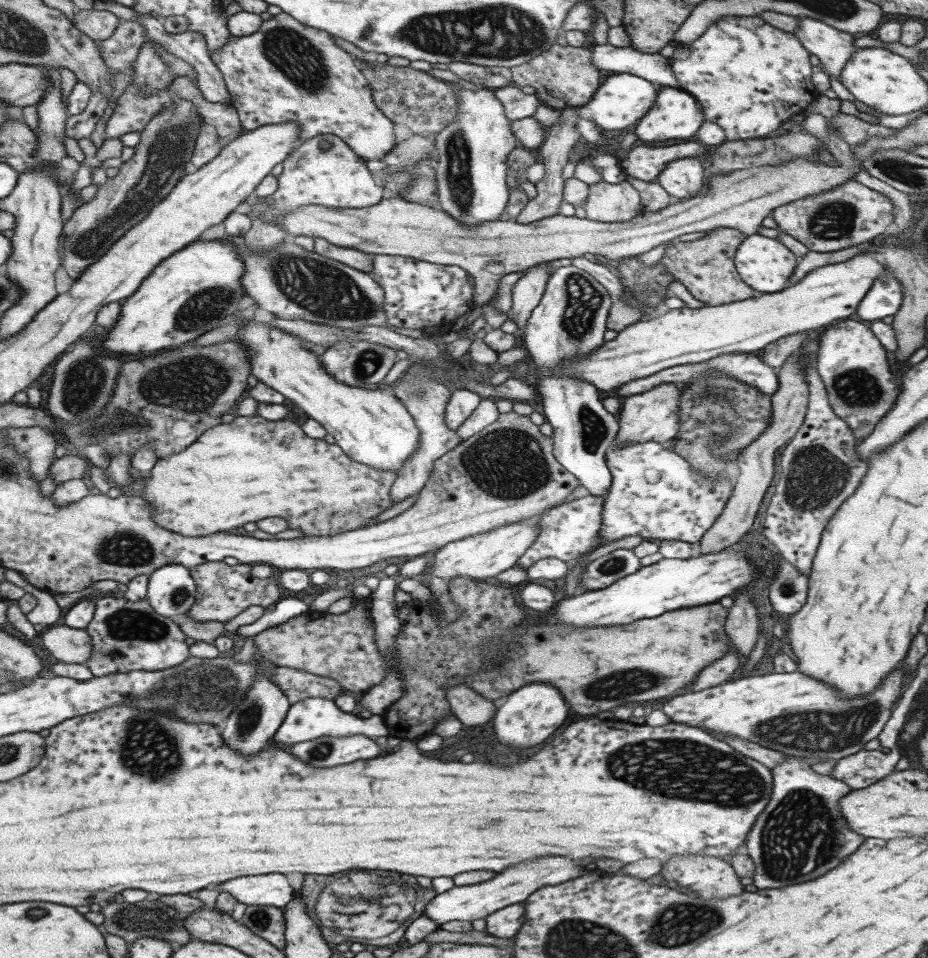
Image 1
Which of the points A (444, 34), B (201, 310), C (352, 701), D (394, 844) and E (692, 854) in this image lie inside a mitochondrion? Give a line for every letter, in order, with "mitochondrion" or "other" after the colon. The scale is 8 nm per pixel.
A: mitochondrion
B: mitochondrion
C: other
D: other
E: other

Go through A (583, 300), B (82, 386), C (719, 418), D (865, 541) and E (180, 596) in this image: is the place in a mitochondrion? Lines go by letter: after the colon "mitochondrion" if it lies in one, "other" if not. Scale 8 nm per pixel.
A: mitochondrion
B: mitochondrion
C: mitochondrion
D: other
E: mitochondrion

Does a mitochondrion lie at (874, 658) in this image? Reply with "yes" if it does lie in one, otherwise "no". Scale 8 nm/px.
no

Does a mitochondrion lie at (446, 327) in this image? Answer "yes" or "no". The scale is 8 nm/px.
no

